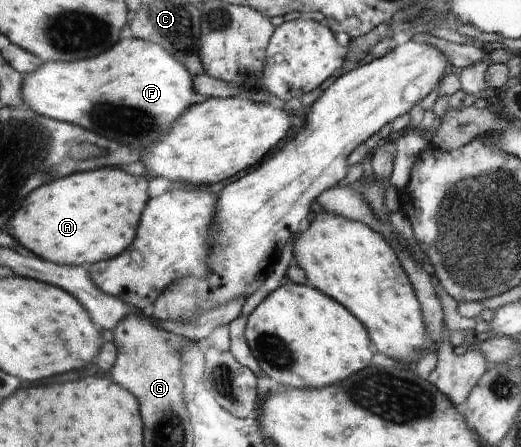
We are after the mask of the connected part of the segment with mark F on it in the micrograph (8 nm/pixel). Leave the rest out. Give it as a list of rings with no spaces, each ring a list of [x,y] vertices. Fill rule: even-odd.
[[[121,40],[117,48],[105,51],[105,56],[95,56],[78,61],[47,61],[34,74],[25,76],[23,97],[24,106],[34,109],[44,117],[71,124],[81,124],[91,132],[97,132],[98,138],[116,140],[129,144],[135,150],[145,150],[151,144],[159,142],[169,130],[171,122],[191,106],[193,76],[171,58],[161,45],[145,40]]]

